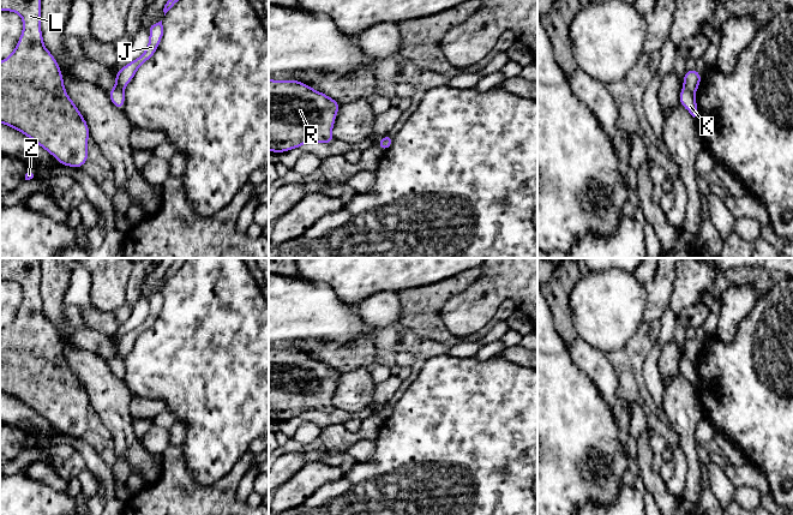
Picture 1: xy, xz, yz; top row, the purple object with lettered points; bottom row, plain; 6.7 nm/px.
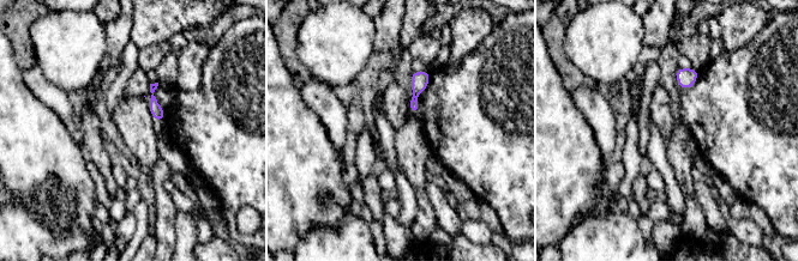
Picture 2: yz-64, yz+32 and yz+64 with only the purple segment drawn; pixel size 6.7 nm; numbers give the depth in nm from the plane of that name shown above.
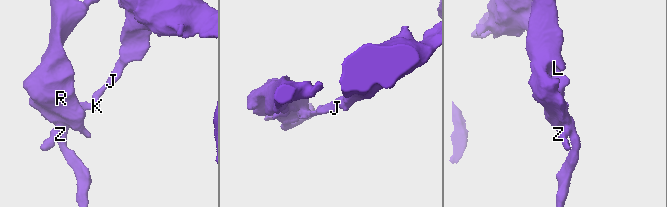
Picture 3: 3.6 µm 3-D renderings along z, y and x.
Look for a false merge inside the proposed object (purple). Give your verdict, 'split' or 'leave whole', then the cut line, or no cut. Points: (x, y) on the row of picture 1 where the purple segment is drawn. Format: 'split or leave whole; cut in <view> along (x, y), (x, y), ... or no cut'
split; cut in yz along (683, 87), (692, 94)

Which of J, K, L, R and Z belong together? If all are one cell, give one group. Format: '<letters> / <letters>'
J / K L R Z

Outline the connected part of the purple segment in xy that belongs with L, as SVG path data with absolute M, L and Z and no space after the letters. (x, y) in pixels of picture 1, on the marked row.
M0 0L0 12L17 12L23 19L23 31L14 50L0 62L0 122L22 132L54 156L61 166L82 169L89 161L86 143L90 131L86 120L64 85L61 68L54 55L44 47L41 31L41 0Z

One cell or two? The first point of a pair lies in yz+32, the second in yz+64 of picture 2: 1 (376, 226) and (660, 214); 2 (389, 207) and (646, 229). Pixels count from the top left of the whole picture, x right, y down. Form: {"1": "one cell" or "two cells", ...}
{"1": "one cell", "2": "one cell"}

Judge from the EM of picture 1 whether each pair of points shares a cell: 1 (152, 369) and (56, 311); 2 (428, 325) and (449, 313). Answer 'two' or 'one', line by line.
1: two
2: two

